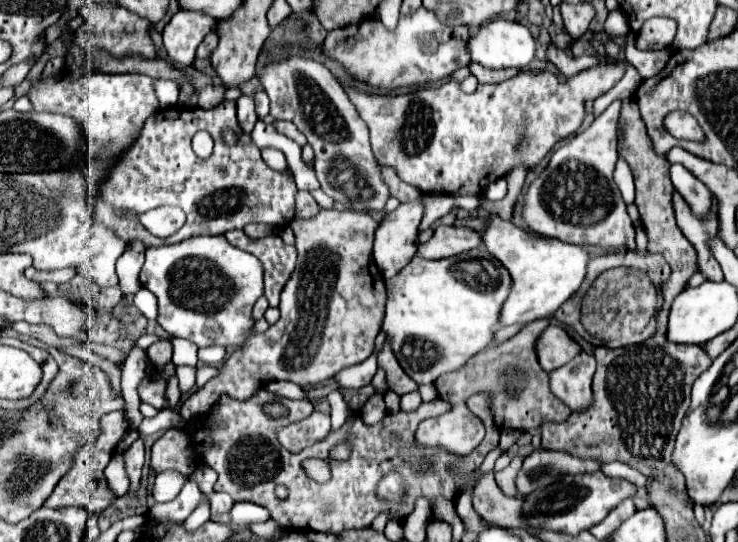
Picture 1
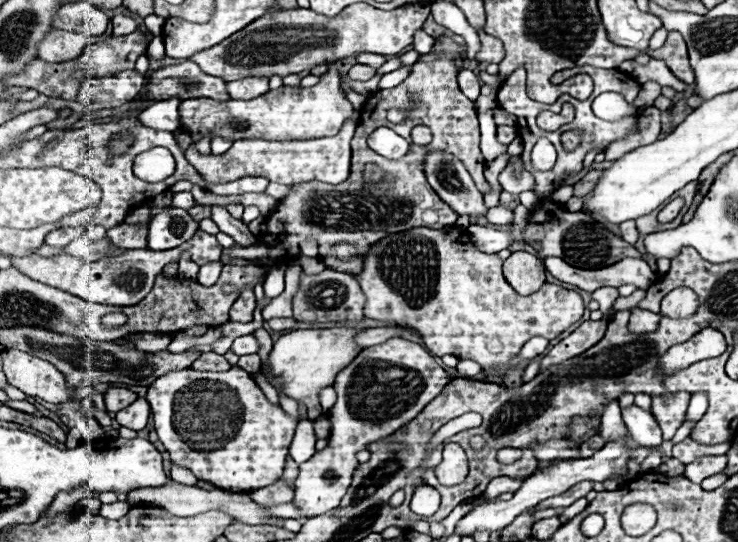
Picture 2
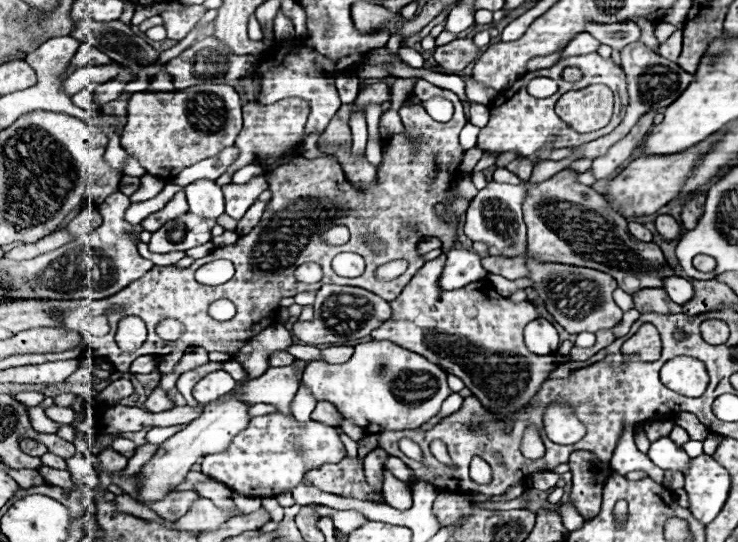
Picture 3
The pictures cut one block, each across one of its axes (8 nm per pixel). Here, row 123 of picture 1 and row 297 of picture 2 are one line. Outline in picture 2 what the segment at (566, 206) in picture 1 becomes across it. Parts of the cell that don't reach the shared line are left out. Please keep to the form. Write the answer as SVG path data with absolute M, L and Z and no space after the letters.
M602 288L602 290L596 290L594 294L592 294L592 298L594 300L598 300L600 302L600 312L610 312L612 310L612 304L614 304L614 300L618 298L618 290L616 288Z

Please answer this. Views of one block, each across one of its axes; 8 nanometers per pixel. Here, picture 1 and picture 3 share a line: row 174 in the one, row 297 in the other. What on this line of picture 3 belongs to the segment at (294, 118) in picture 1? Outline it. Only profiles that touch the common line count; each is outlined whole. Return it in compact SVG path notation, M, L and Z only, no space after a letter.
M326 284L318 290L314 302L314 320L312 322L296 322L292 326L292 334L306 344L342 344L348 340L358 340L376 330L382 322L392 316L390 302L370 294L368 290L356 286L338 286Z

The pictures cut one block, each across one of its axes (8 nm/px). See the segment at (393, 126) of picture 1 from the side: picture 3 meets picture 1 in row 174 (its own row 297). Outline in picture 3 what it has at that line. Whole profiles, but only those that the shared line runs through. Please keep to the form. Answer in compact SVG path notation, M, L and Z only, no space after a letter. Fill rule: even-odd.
M446 256L426 262L402 294L390 302L394 310L392 318L370 336L422 354L430 362L442 366L448 374L458 376L486 410L500 420L512 420L514 416L510 414L522 412L542 382L546 382L550 370L558 366L554 356L538 356L524 346L524 326L538 318L538 310L526 300L512 304L508 298L500 296L488 280L446 292L438 286L438 276L442 274L444 264ZM512 356L518 356L518 364L510 364Z

